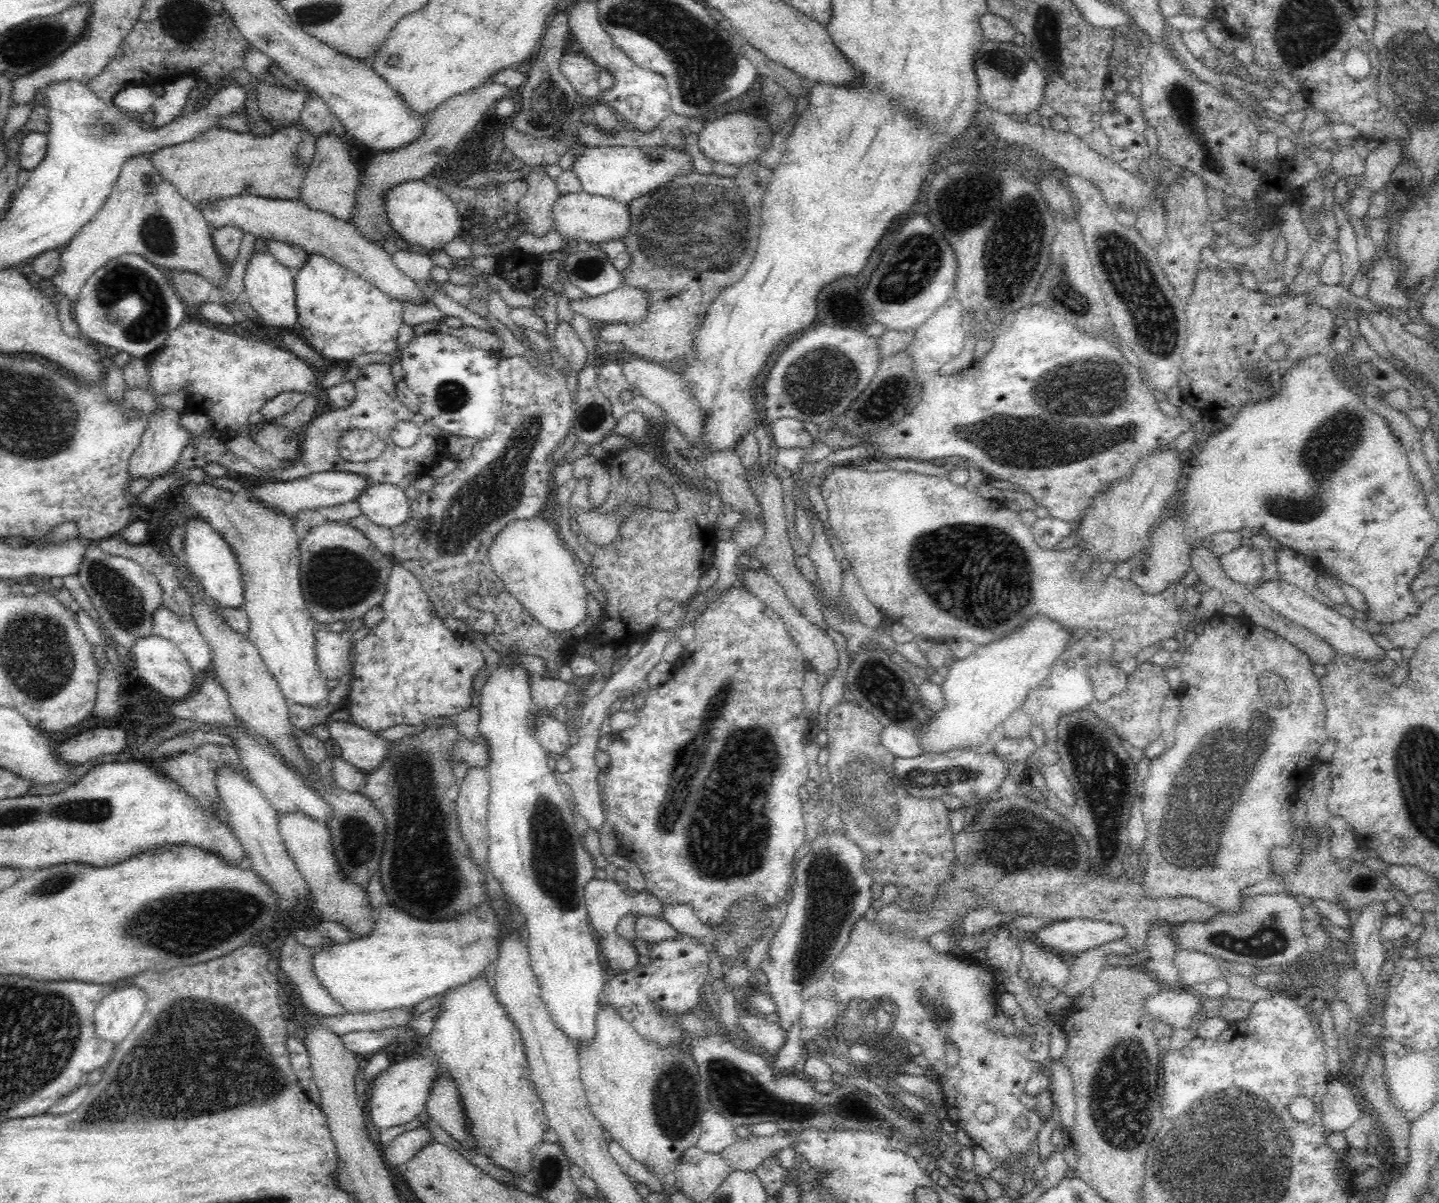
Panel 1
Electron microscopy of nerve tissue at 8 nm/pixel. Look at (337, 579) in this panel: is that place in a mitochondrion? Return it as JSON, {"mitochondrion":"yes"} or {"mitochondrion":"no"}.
{"mitochondrion":"yes"}

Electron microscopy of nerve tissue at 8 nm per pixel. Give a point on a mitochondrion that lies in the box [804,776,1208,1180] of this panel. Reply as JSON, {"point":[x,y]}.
{"point":[1014,839]}

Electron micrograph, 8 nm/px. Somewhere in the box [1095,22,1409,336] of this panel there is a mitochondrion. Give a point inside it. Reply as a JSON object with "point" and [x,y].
{"point":[1184,102]}

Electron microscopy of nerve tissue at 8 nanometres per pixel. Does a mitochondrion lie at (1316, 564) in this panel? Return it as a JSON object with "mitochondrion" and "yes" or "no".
{"mitochondrion":"no"}

